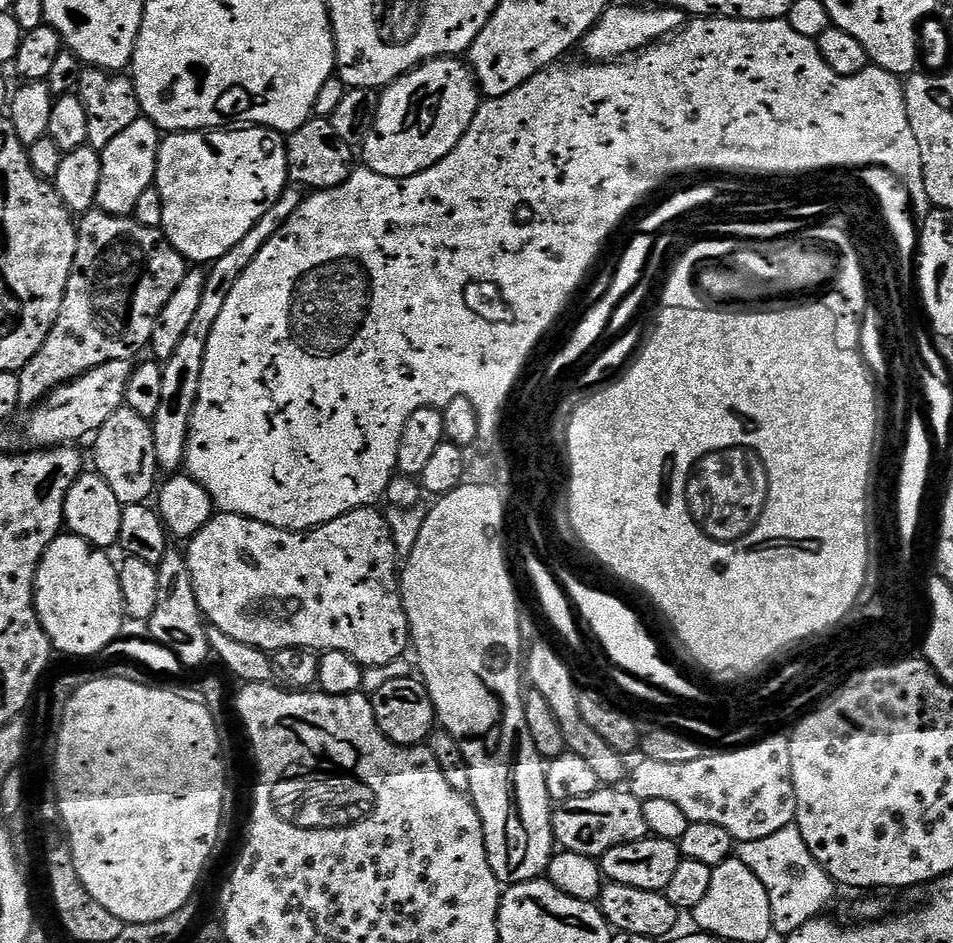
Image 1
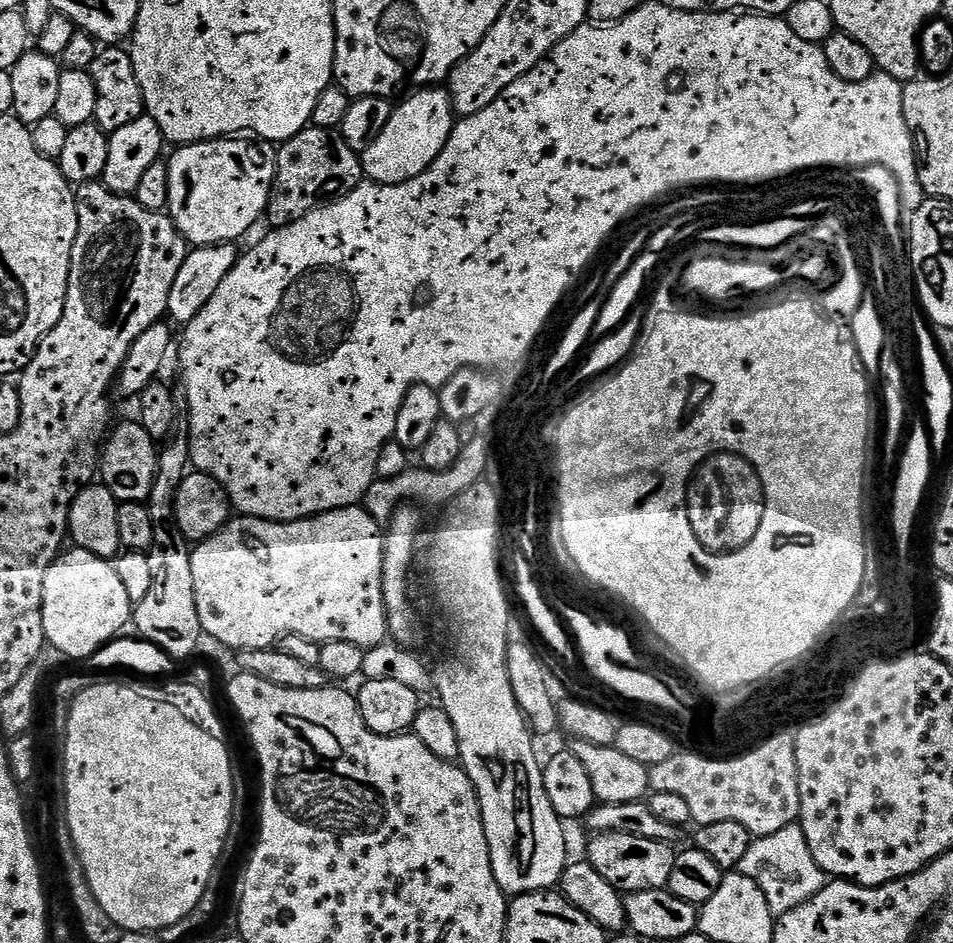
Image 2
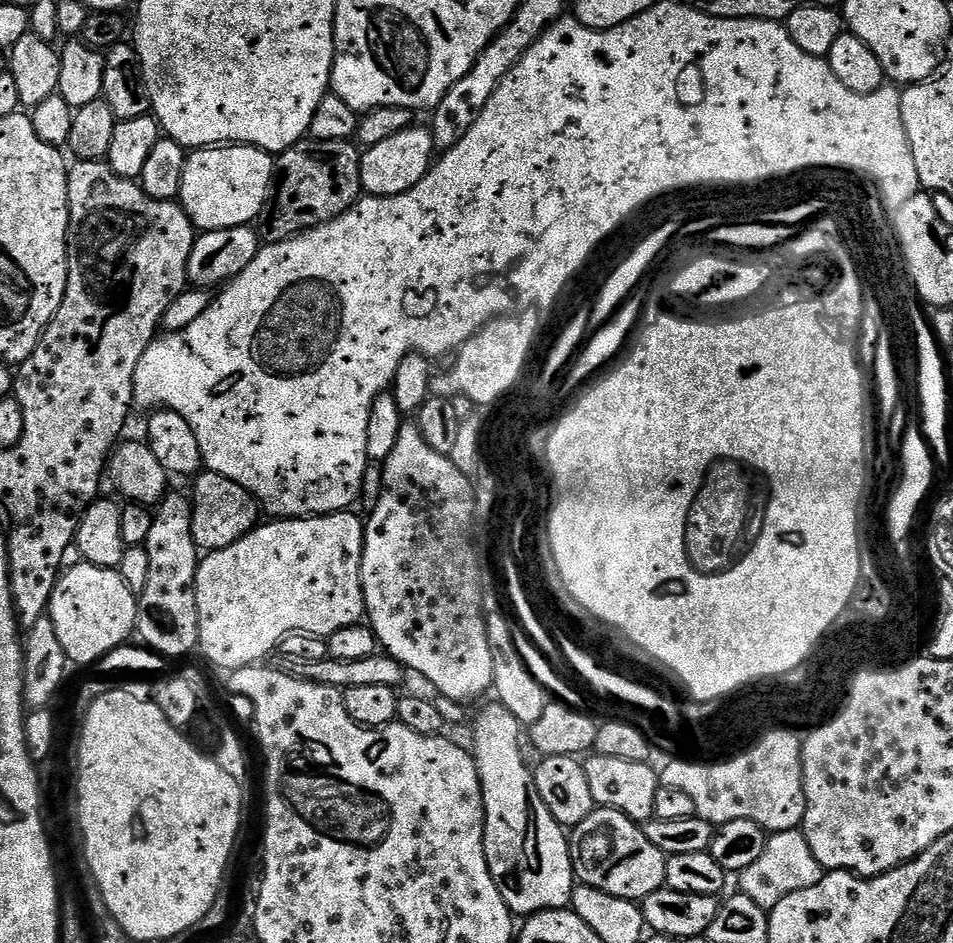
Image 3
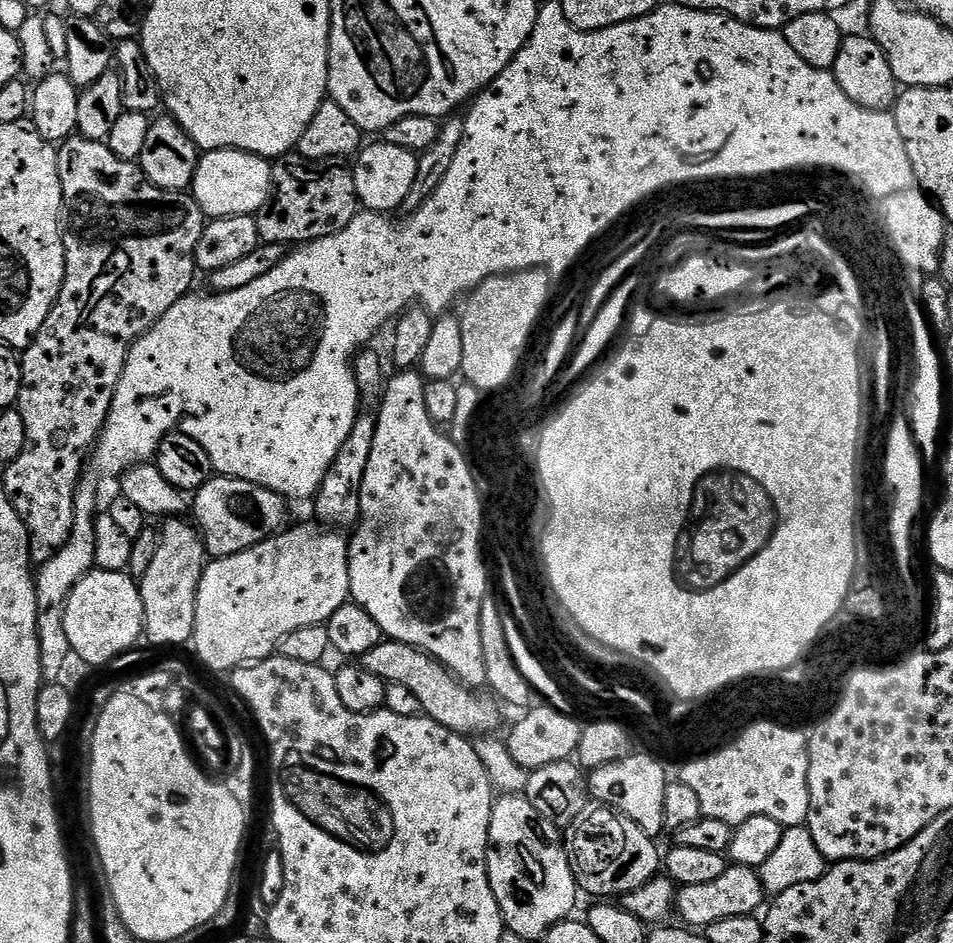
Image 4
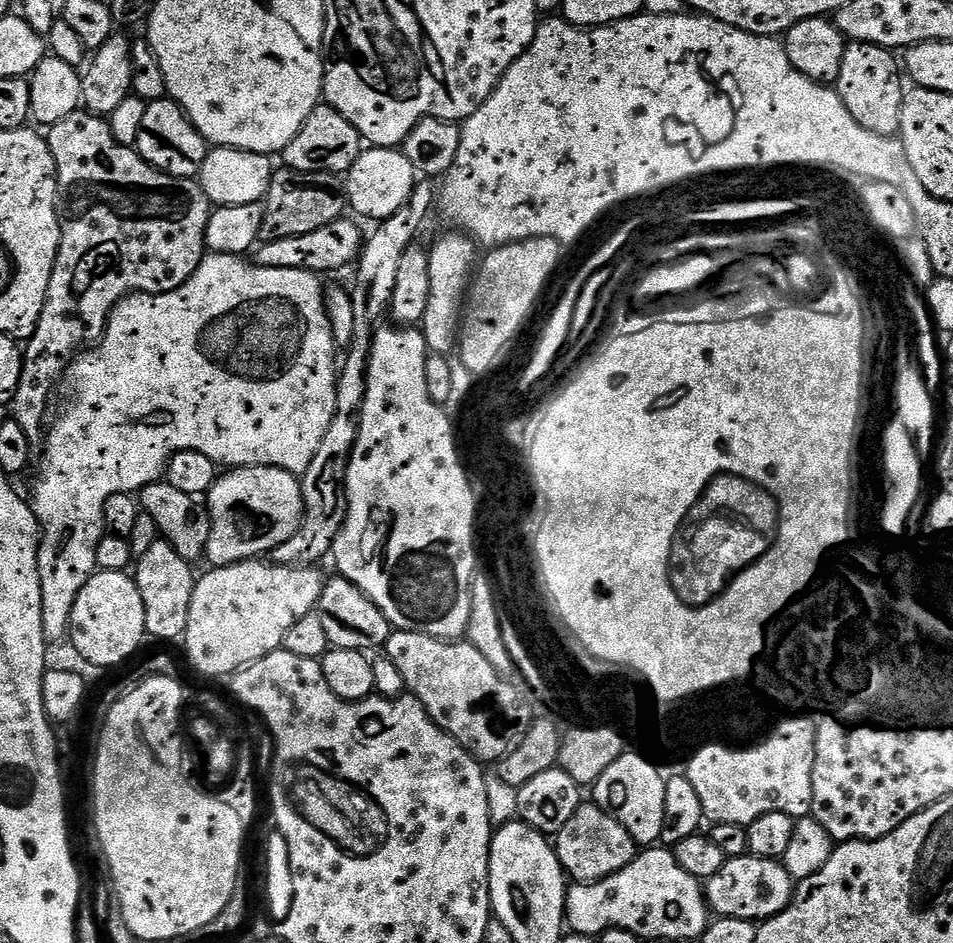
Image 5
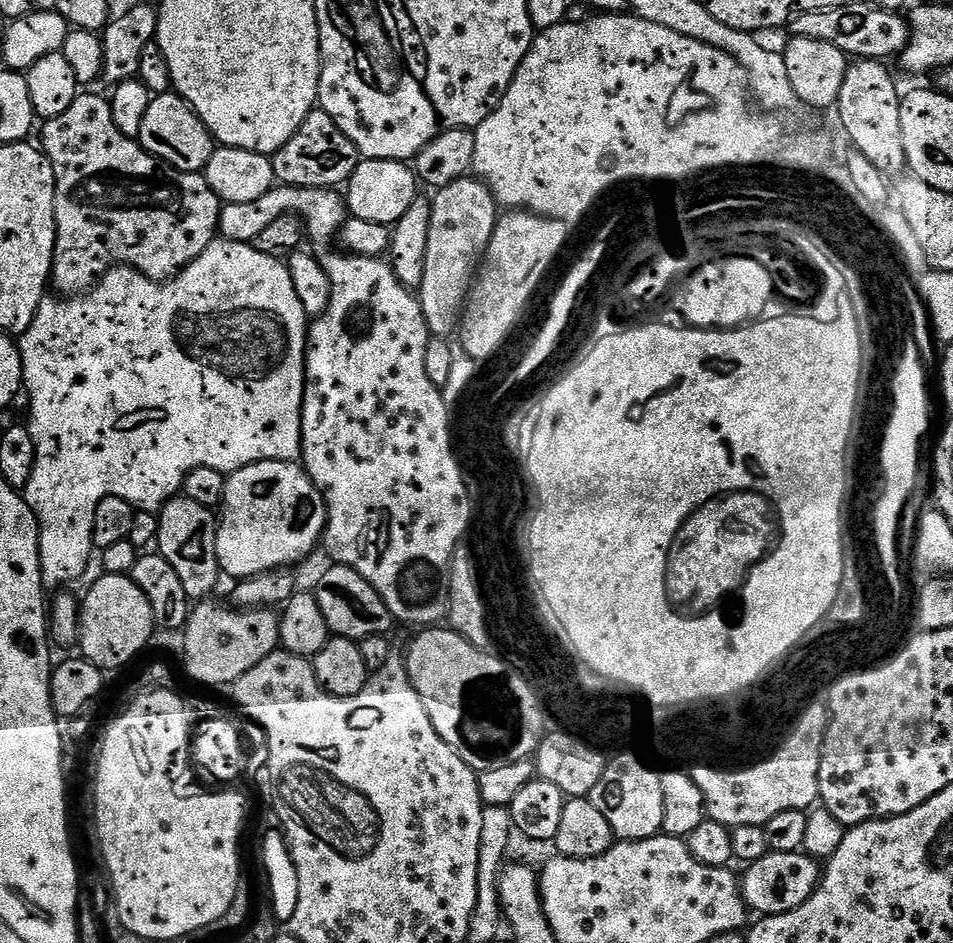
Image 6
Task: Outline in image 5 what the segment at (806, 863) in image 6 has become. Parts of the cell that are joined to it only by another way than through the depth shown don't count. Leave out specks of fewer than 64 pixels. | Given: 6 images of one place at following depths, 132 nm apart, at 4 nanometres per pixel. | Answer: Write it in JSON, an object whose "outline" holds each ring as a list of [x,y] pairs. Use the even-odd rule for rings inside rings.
{"outline":[[[754,855],[725,859],[722,870],[714,874],[703,885],[704,899],[717,917],[742,918],[763,922],[776,916],[792,903],[794,881],[780,860],[767,860]]]}

